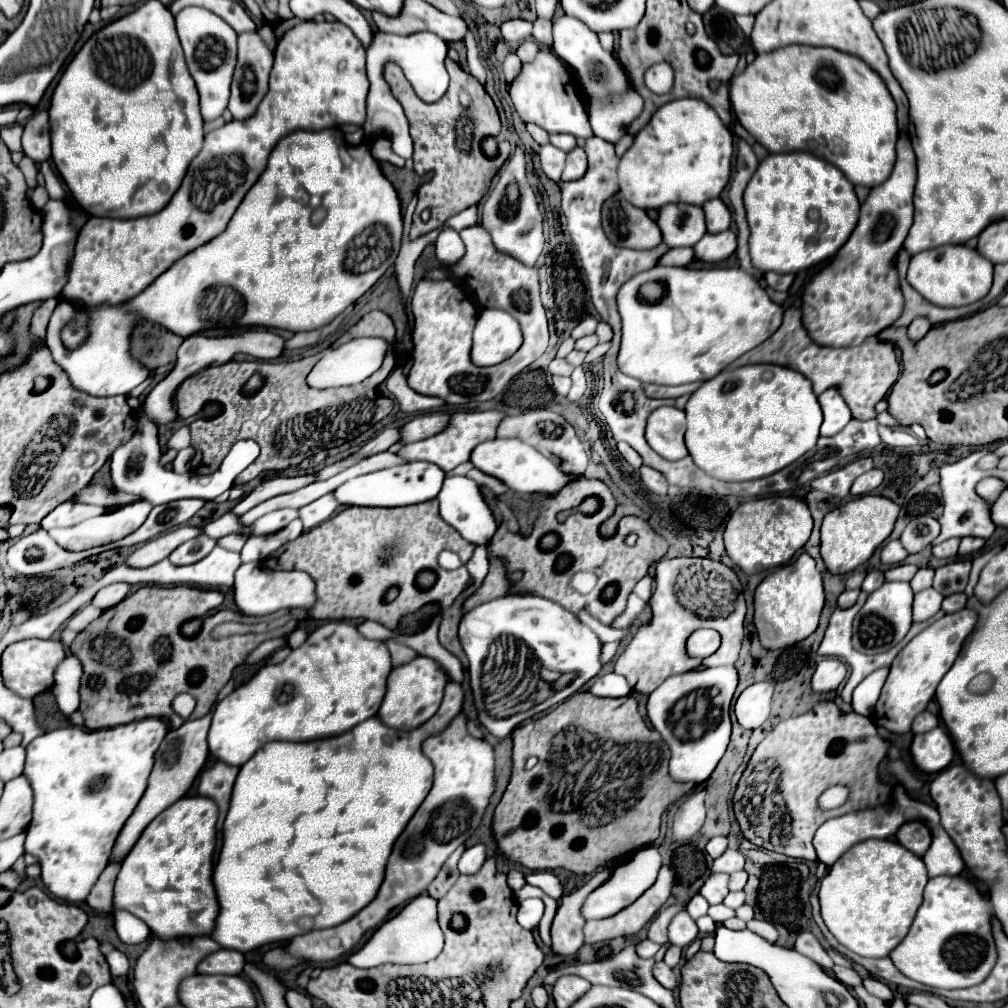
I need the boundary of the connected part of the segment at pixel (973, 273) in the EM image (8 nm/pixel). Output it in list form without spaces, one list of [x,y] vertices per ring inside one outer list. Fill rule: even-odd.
[[[944,244],[912,256],[908,266],[908,280],[928,302],[938,306],[966,306],[988,294],[992,286],[992,264],[982,254],[968,246]]]

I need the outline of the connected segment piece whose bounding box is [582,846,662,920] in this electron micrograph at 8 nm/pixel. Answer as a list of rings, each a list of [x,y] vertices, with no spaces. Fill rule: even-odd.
[[[642,848],[638,850],[626,864],[620,864],[616,866],[616,870],[612,872],[610,880],[606,884],[602,884],[600,888],[596,888],[584,902],[582,906],[582,916],[586,920],[600,920],[600,918],[608,918],[608,916],[614,916],[616,912],[620,912],[622,908],[630,906],[634,900],[638,900],[654,882],[656,882],[656,876],[658,876],[658,870],[662,866],[662,858],[660,858],[660,852],[658,848]]]

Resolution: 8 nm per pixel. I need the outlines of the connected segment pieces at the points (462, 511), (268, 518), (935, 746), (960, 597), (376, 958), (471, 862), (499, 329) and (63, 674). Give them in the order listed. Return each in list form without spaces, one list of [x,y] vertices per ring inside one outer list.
[[[448,476],[438,494],[438,502],[440,502],[440,516],[450,526],[454,526],[462,534],[462,538],[466,538],[472,544],[488,544],[490,538],[494,536],[494,532],[498,530],[494,512],[488,506],[480,486],[466,476]]]
[[[282,508],[282,510],[276,510],[276,512],[270,512],[262,518],[258,518],[254,524],[250,524],[250,536],[268,536],[268,534],[274,534],[278,530],[282,530],[288,522],[292,522],[294,518],[298,516],[296,510],[292,508]]]
[[[936,726],[930,732],[916,734],[910,746],[914,764],[924,772],[940,772],[954,758],[954,746],[948,732],[942,726]]]
[[[954,594],[954,596],[948,596],[944,598],[944,604],[942,604],[942,610],[946,614],[952,614],[952,612],[958,612],[966,606],[966,594]]]
[[[422,894],[420,898],[414,898],[410,904],[406,904],[386,924],[382,924],[374,932],[374,936],[358,952],[354,952],[348,958],[348,962],[356,968],[374,968],[374,966],[380,966],[386,962],[422,964],[422,962],[436,958],[442,952],[442,946],[444,946],[444,934],[438,926],[438,920],[436,920],[436,900],[432,896]]]
[[[476,844],[476,846],[468,848],[468,850],[462,854],[460,862],[458,862],[458,870],[460,870],[462,874],[474,874],[474,872],[478,872],[480,866],[484,864],[484,860],[486,860],[486,852],[484,852],[484,850],[486,850],[484,844]]]
[[[482,310],[474,330],[472,362],[494,366],[510,358],[522,344],[520,324],[504,310]]]
[[[68,656],[60,666],[54,682],[54,696],[58,702],[58,708],[68,716],[72,714],[78,704],[78,686],[80,686],[80,676],[82,676],[82,666],[74,656]]]

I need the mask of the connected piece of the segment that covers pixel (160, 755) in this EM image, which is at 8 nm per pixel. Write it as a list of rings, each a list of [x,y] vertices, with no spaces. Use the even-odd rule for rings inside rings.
[[[210,714],[204,716],[204,718],[198,718],[198,720],[188,720],[184,722],[180,728],[176,730],[170,730],[166,734],[166,738],[162,740],[158,752],[156,752],[156,762],[154,762],[154,768],[152,768],[152,774],[148,778],[148,786],[146,786],[146,792],[142,794],[138,806],[134,808],[132,816],[126,820],[124,828],[120,830],[118,838],[116,838],[116,844],[112,848],[112,854],[110,854],[110,860],[108,864],[118,864],[122,862],[128,852],[134,848],[134,844],[138,842],[140,834],[144,832],[144,828],[162,812],[166,810],[168,806],[172,806],[176,800],[180,800],[188,788],[192,786],[194,778],[198,776],[200,768],[204,766],[204,762],[208,760],[208,742],[206,742],[206,734],[208,734],[208,728],[210,728]]]

